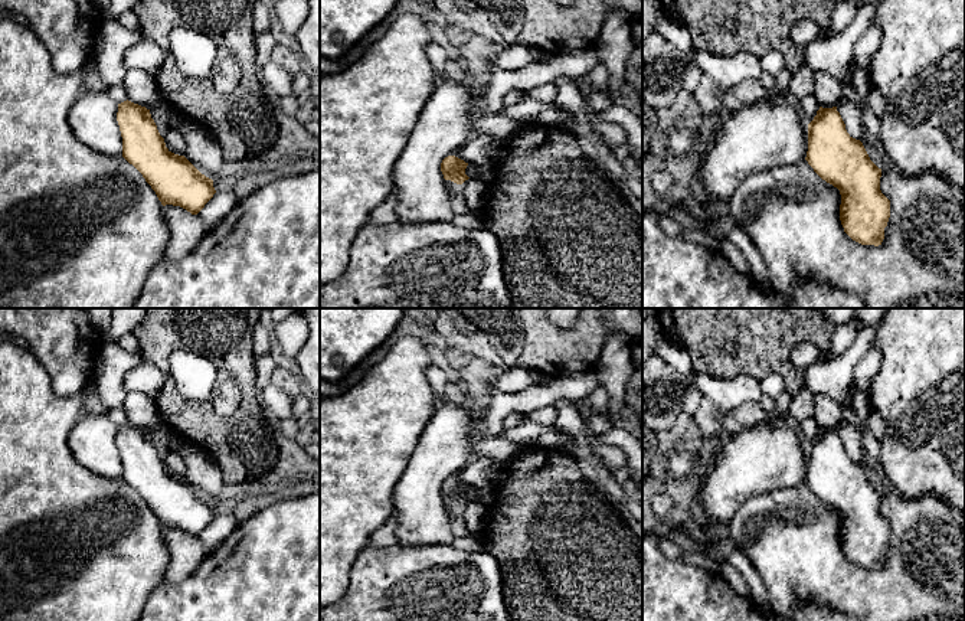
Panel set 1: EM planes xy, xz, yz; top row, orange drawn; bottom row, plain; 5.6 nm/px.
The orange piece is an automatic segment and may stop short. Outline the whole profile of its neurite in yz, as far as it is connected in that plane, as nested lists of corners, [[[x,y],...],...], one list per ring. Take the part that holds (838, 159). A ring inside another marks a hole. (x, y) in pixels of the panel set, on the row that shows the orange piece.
[[[820,107],[808,124],[805,160],[840,190],[844,232],[861,245],[881,245],[890,218],[890,200],[880,190],[881,169],[870,160],[863,143],[847,133],[837,107]]]

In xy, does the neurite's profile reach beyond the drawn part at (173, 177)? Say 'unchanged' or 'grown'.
unchanged

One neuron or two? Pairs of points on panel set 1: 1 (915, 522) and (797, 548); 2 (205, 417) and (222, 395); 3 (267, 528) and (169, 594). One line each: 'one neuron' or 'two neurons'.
1: one neuron
2: two neurons
3: one neuron

